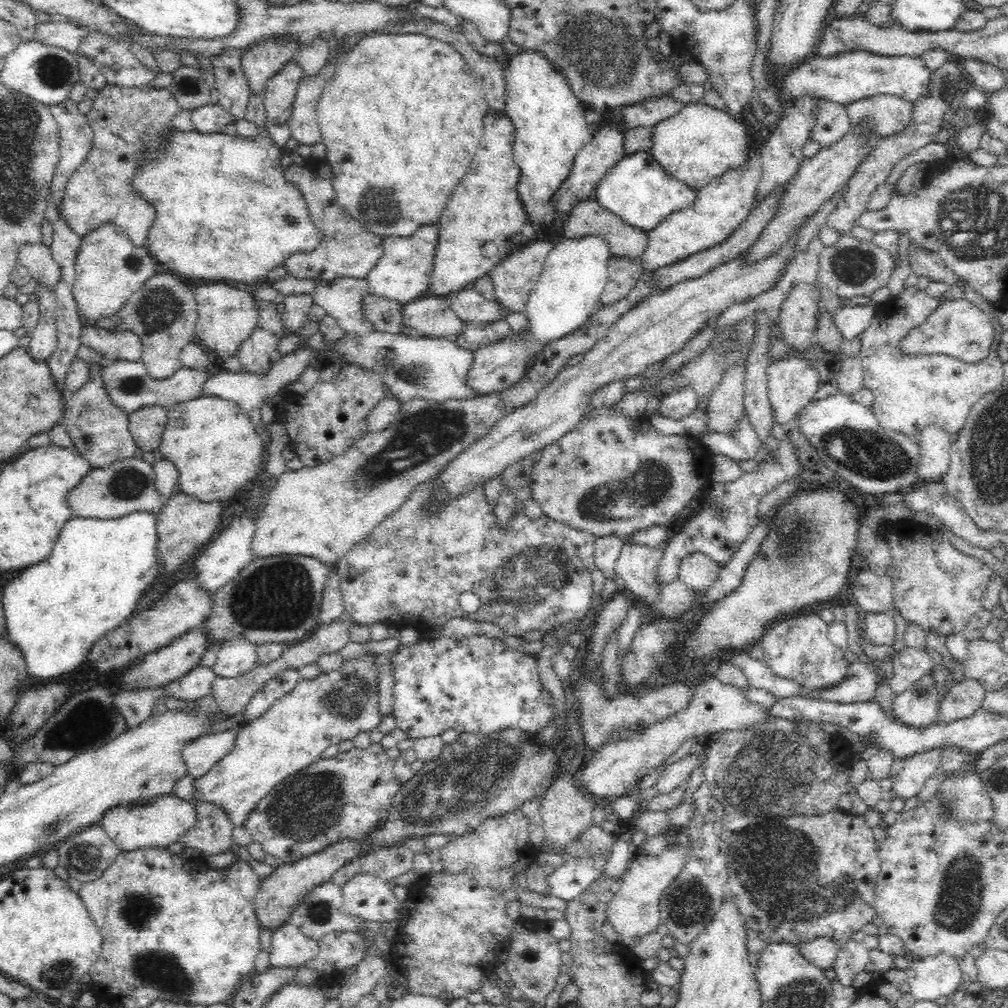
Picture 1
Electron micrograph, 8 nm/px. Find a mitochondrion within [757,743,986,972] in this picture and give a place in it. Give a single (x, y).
(956, 910)

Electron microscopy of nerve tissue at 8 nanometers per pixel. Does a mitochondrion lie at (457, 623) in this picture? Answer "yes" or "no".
no

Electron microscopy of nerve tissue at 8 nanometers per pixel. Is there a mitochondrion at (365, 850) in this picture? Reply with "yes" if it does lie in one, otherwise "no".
no

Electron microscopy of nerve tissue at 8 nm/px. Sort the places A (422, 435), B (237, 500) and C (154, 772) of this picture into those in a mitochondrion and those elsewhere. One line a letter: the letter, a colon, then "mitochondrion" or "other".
A: mitochondrion
B: other
C: mitochondrion

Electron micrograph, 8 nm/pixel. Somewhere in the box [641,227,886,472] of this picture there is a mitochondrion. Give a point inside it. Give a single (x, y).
(853, 266)

